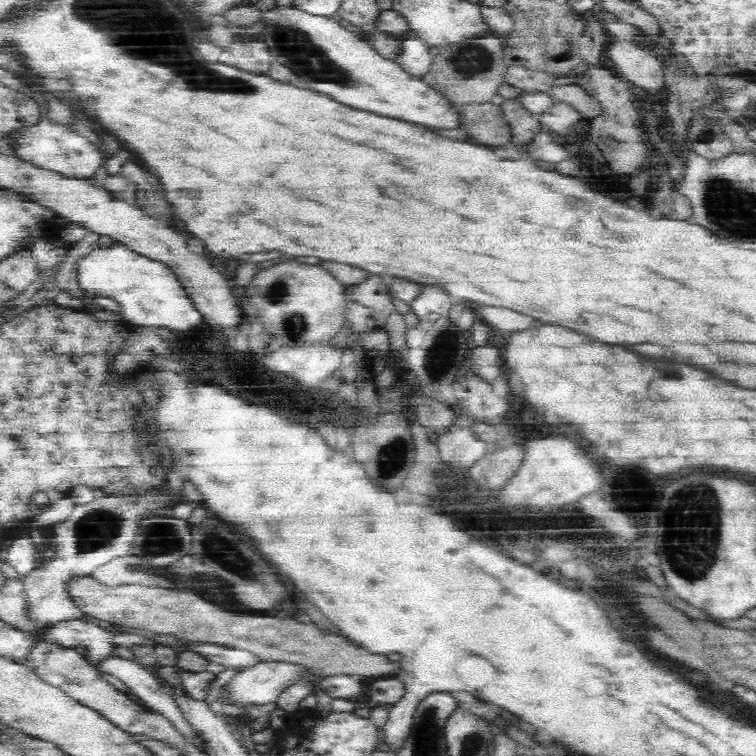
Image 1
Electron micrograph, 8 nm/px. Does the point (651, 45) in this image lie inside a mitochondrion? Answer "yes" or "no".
no

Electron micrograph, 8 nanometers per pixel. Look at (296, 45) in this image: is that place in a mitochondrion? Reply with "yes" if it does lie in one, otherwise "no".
yes

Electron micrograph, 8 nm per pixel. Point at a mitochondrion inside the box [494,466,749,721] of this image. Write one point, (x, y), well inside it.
(696, 526)

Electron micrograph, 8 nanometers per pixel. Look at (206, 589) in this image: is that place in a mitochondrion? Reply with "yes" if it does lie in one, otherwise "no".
yes

